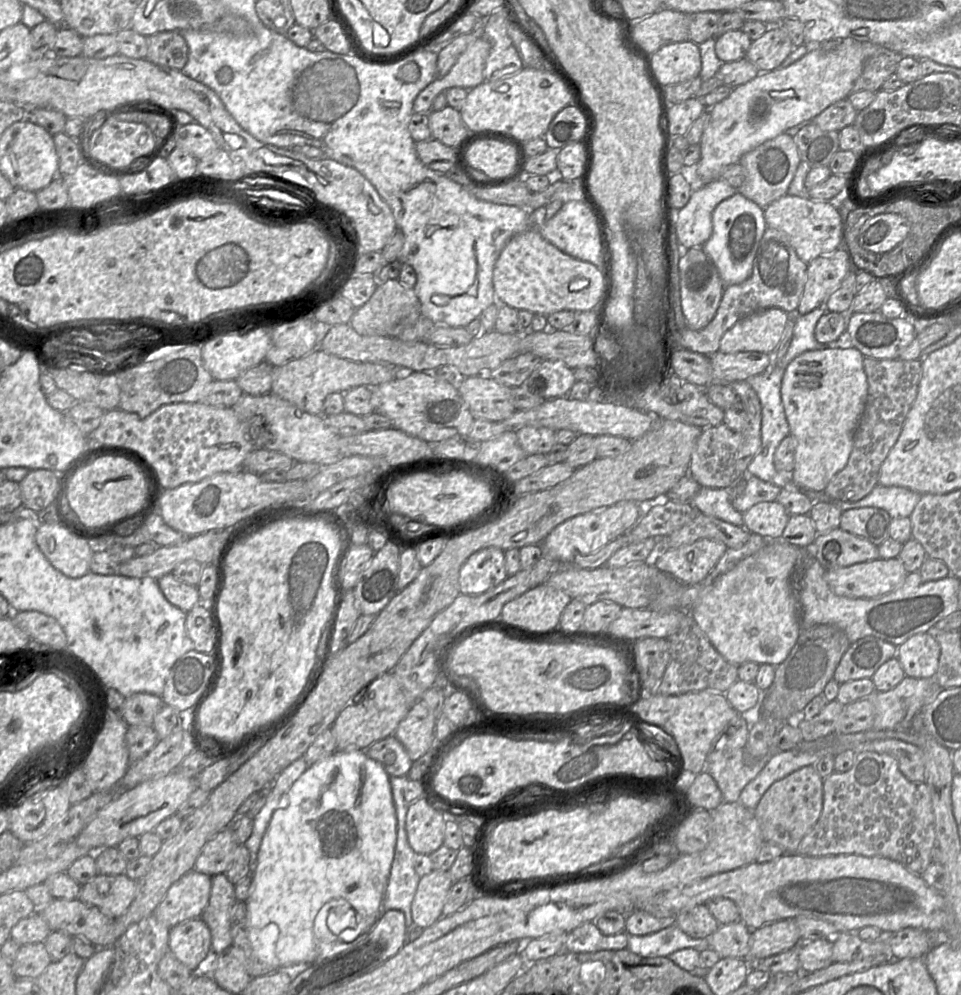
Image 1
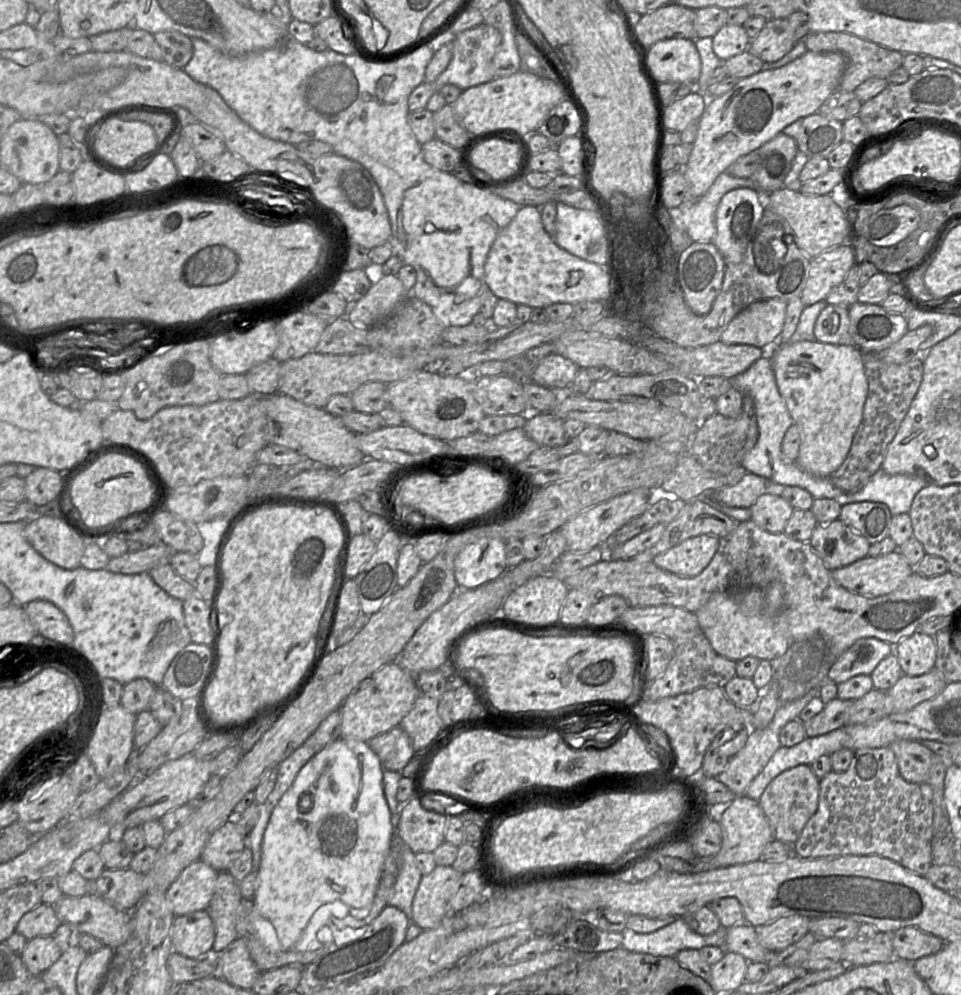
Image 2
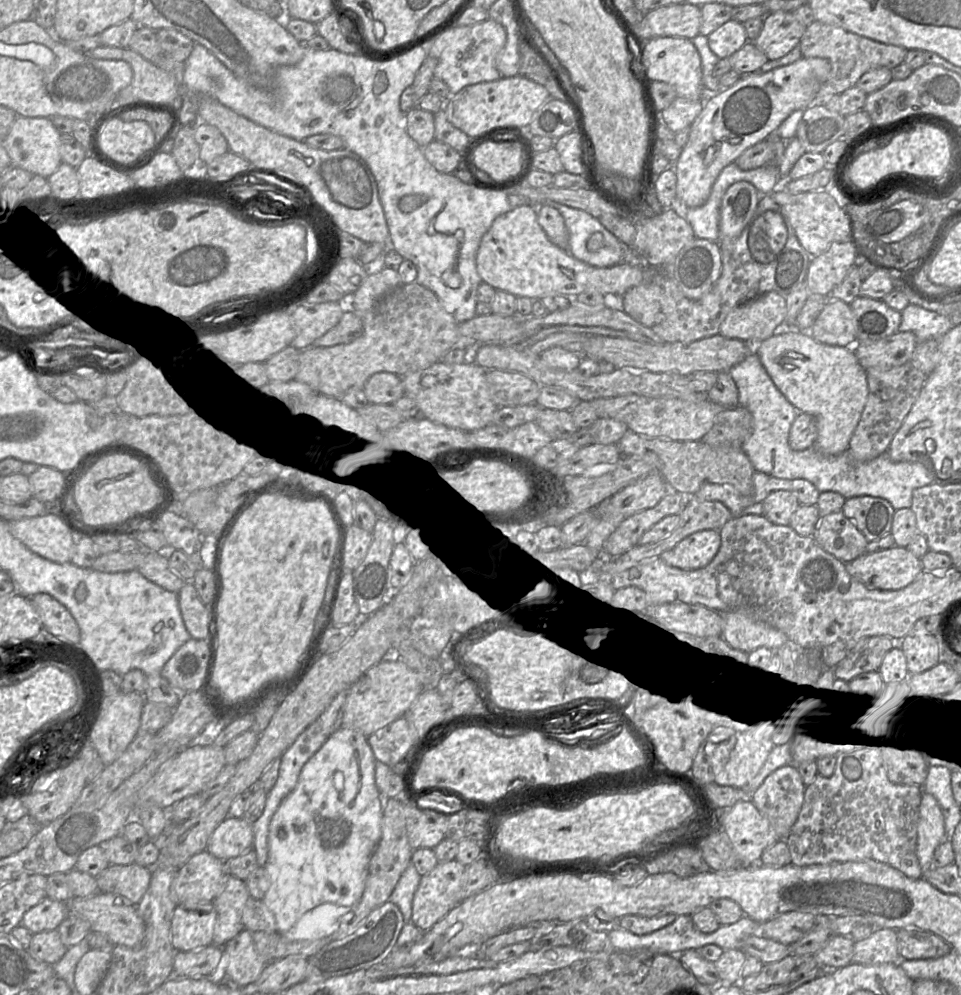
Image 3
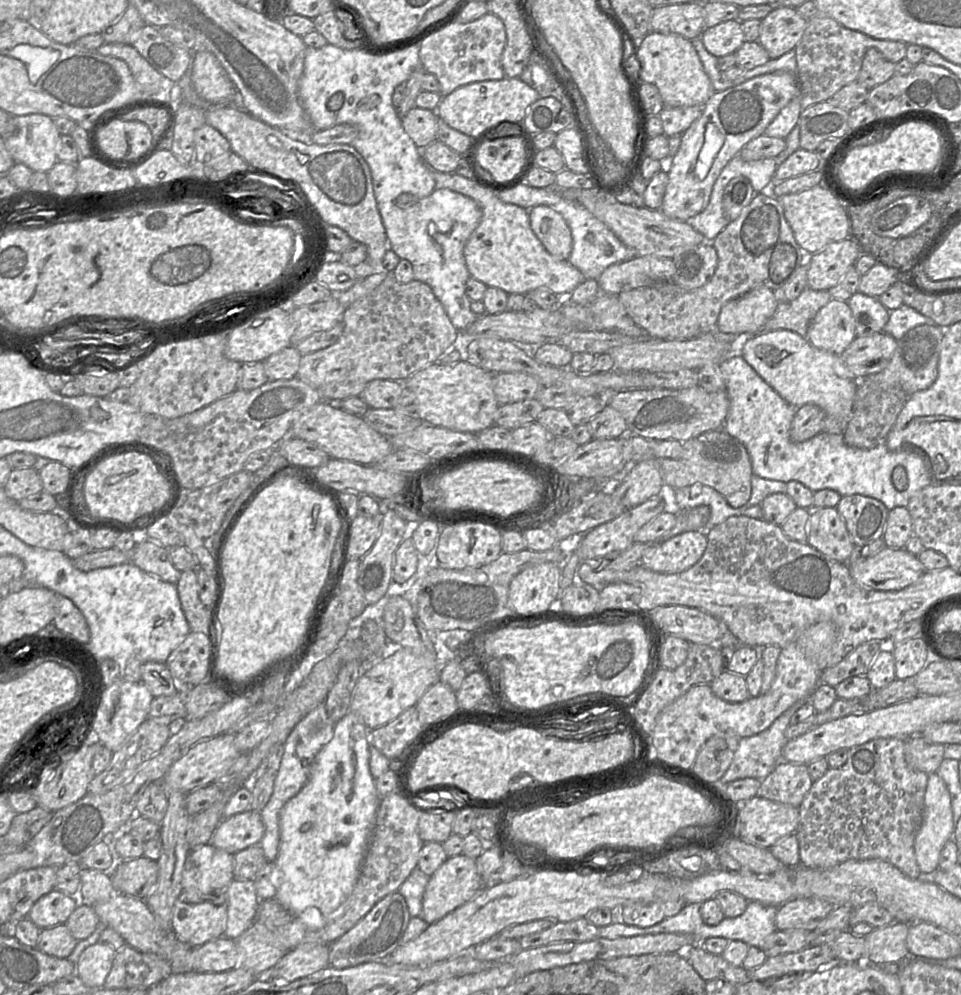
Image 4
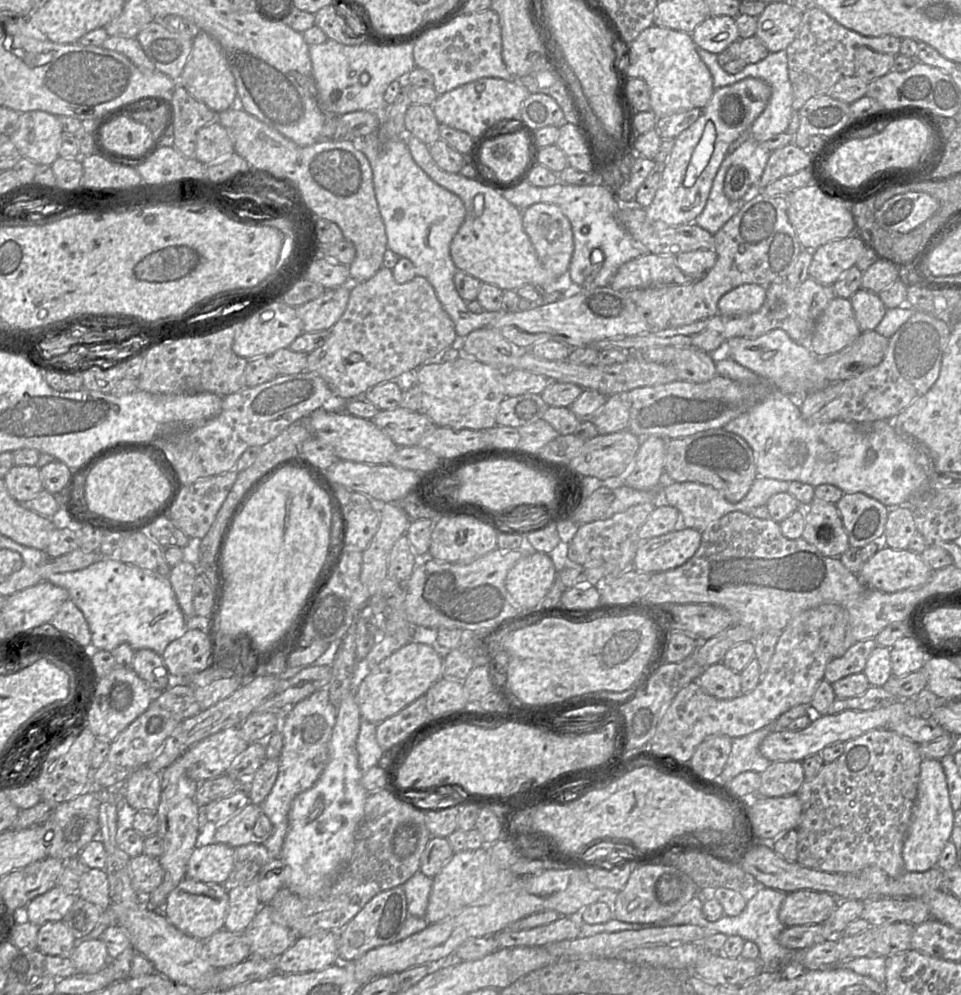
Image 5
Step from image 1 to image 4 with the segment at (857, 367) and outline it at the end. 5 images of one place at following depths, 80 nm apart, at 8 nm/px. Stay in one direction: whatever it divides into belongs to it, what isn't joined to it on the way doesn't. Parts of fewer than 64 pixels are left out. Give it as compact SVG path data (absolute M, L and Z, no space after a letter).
M790 330L761 331L748 340L742 357L752 368L790 405L799 408L805 404L816 404L821 407L827 417L824 431L828 433L843 433L853 411L856 394L855 377L846 367L840 355L833 354L814 347L807 337L802 337Z

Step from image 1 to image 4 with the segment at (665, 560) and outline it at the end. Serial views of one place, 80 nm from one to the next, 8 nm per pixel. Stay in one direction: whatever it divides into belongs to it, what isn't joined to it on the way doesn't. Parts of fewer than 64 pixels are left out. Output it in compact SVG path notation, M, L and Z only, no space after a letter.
M688 531L676 536L673 536L662 542L645 542L645 543L654 543L651 545L643 554L641 558L641 564L646 568L665 574L674 574L683 572L690 567L692 567L695 563L697 563L702 557L705 549L707 547L707 536L704 531Z

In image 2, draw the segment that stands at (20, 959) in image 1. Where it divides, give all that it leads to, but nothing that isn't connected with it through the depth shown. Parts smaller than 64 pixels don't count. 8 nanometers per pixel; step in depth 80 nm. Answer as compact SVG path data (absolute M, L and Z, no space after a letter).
M37 936L27 941L20 957L32 976L40 976L62 953L52 936Z

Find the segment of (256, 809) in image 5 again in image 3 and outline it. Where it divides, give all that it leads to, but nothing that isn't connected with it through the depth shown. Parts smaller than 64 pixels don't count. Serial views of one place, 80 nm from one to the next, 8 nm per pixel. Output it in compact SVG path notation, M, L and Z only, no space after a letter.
M228 816L212 833L206 850L213 856L229 862L231 859L253 849L253 824L243 817Z

